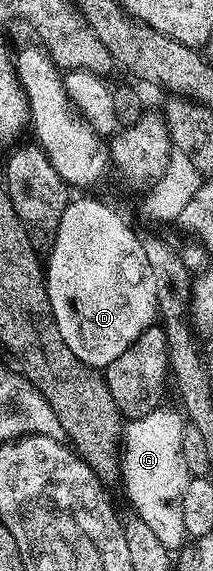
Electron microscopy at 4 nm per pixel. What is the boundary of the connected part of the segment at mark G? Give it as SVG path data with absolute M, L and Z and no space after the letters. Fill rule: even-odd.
M158 408L144 419L130 420L121 432L120 479L134 515L148 523L168 550L180 549L187 540L183 521L183 494L190 475L183 457L186 419L180 411Z

